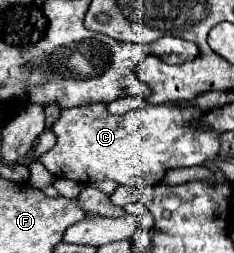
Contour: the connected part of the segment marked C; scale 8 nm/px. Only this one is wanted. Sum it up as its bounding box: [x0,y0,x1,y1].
[39,103,217,187]

